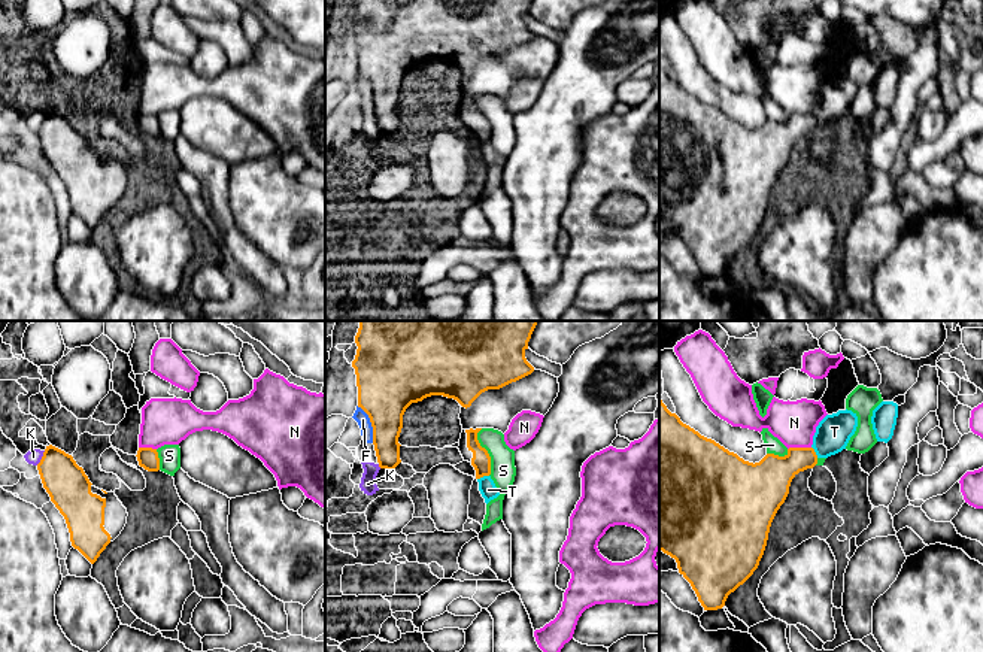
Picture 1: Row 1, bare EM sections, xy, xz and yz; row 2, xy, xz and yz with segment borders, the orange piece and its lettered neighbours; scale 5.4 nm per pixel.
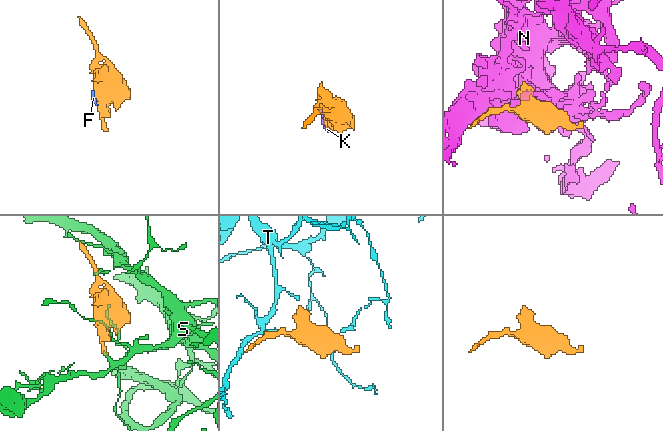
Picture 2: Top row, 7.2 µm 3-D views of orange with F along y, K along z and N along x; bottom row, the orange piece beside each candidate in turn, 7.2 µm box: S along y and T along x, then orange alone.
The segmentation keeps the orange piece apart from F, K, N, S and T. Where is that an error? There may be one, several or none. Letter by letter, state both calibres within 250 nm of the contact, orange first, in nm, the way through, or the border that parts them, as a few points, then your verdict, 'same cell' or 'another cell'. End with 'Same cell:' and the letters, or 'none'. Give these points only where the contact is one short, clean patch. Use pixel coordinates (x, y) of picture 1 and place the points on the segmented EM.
F: 340/70 nm | another cell
K: 220/80 nm | another cell
N: 240/240 nm | another cell
S: 100/140 nm | along xz (481, 428), (478, 442), (490, 457), (490, 475) | another cell
T: 100/90 nm | along xz (488, 475), (478, 479) | another cell
Same cell: none

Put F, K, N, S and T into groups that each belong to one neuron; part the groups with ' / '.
F K / N / S / T

